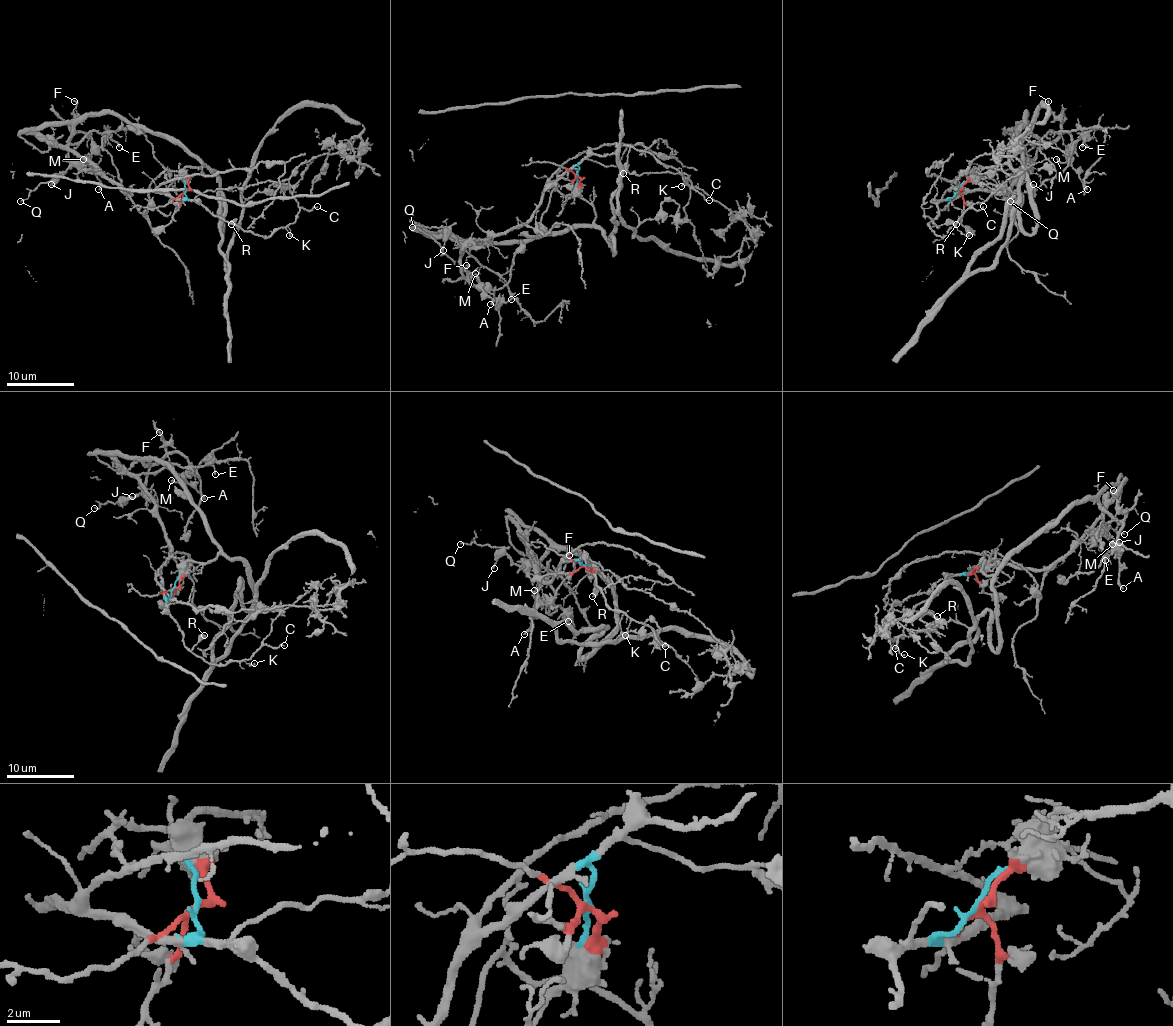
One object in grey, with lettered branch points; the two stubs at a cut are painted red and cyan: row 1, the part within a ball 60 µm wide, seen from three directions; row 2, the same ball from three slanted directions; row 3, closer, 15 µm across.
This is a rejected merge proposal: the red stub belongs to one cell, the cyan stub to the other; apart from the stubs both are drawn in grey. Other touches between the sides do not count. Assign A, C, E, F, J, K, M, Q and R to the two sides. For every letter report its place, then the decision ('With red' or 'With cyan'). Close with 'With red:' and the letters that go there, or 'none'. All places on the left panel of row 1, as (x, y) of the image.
A: Place: (98, 189). With red
C: Place: (317, 206). With cyan
E: Place: (119, 147). With red
F: Place: (74, 101). With red
J: Place: (51, 184). With red
K: Place: (289, 235). With cyan
M: Place: (83, 159). With red
Q: Place: (20, 201). With red
R: Place: (231, 224). With cyan
With red: A, E, F, J, M, Q

